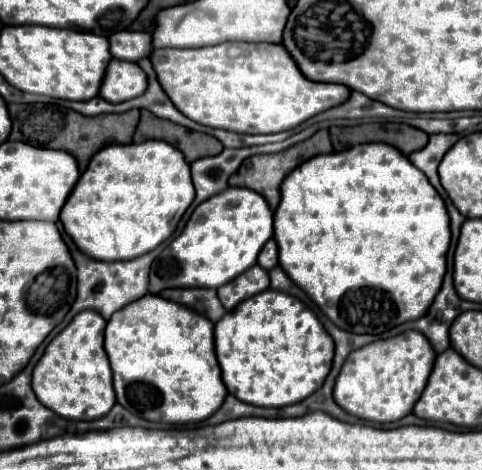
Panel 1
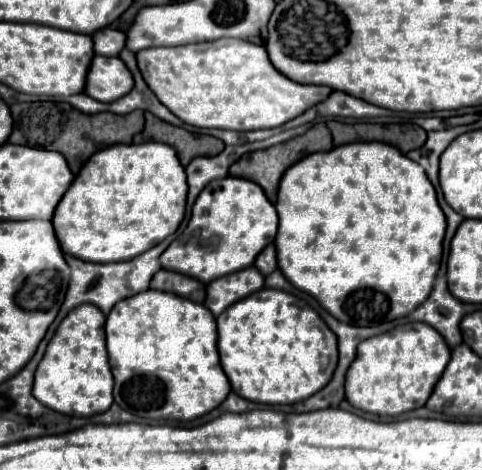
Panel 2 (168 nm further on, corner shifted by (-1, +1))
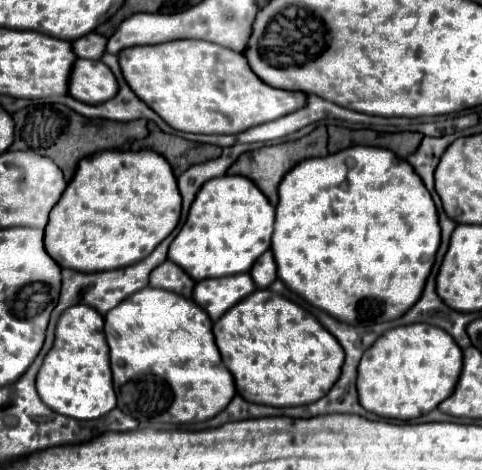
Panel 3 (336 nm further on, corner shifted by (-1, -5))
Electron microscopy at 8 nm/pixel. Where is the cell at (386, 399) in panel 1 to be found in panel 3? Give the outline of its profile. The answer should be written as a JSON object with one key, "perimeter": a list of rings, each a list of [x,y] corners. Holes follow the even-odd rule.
{"perimeter":[[[408,324],[384,332],[370,346],[358,366],[360,404],[382,418],[410,420],[434,410],[450,392],[462,372],[462,350],[442,328]]]}

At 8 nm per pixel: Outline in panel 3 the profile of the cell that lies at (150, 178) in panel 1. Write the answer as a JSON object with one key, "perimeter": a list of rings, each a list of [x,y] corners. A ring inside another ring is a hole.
{"perimeter":[[[104,150],[78,162],[74,178],[50,212],[48,226],[44,228],[44,248],[60,268],[74,268],[76,272],[118,270],[146,258],[176,228],[180,208],[182,198],[178,184],[164,156],[154,150]]]}

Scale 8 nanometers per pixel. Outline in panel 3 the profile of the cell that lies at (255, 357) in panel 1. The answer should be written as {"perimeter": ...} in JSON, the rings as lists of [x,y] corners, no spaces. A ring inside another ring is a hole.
{"perimeter":[[[254,290],[246,300],[230,308],[230,312],[226,312],[220,320],[214,322],[214,336],[224,364],[234,376],[238,394],[244,400],[256,404],[266,406],[312,404],[326,396],[326,392],[336,384],[340,368],[344,364],[344,350],[338,344],[338,340],[334,340],[334,336],[330,336],[330,332],[326,332],[326,328],[322,328],[322,324],[318,324],[318,320],[308,310],[272,290]]]}

